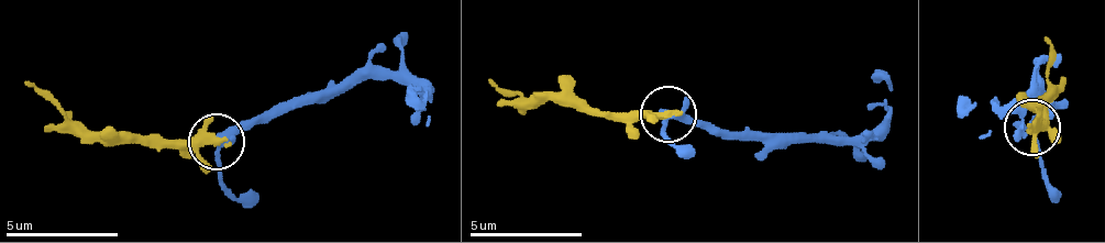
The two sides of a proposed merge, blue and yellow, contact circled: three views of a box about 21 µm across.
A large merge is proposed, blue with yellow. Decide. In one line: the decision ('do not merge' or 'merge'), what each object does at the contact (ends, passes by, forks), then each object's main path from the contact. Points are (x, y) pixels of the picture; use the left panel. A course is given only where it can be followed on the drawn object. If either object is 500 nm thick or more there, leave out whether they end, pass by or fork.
merge; blue forks there; yellow forks there; blue runs (218, 140), (367, 78), (406, 79), (429, 85), (423, 96), (406, 91); yellow runs (218, 140), (78, 132), (26, 83)

